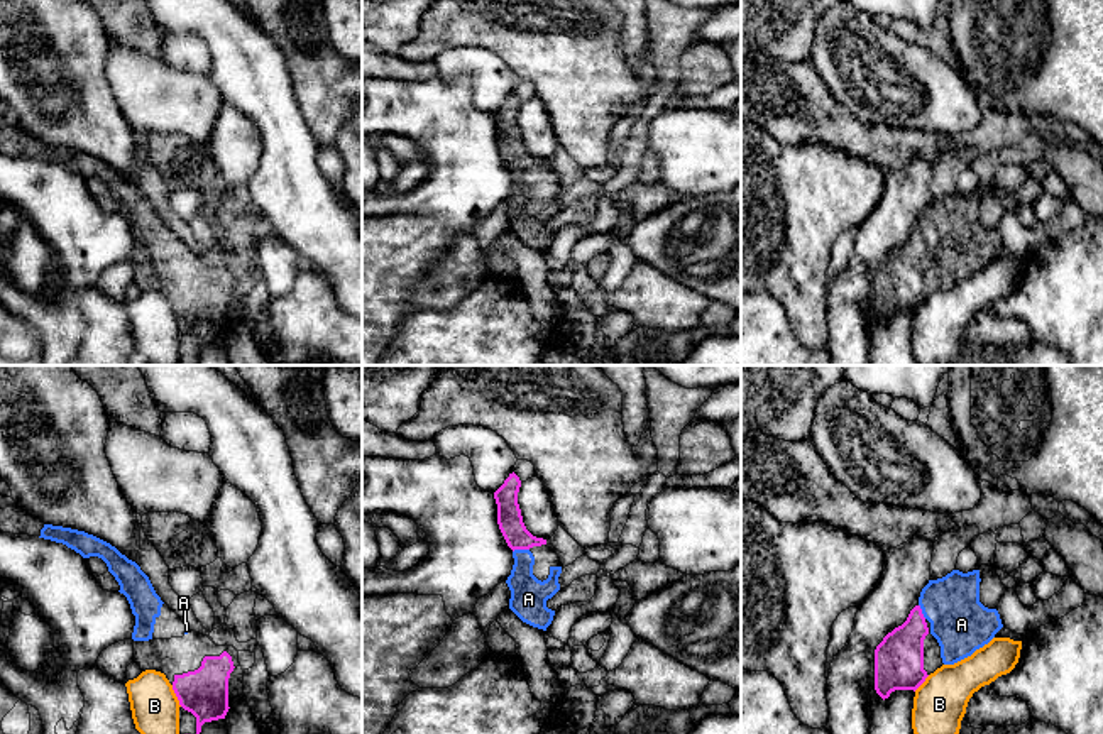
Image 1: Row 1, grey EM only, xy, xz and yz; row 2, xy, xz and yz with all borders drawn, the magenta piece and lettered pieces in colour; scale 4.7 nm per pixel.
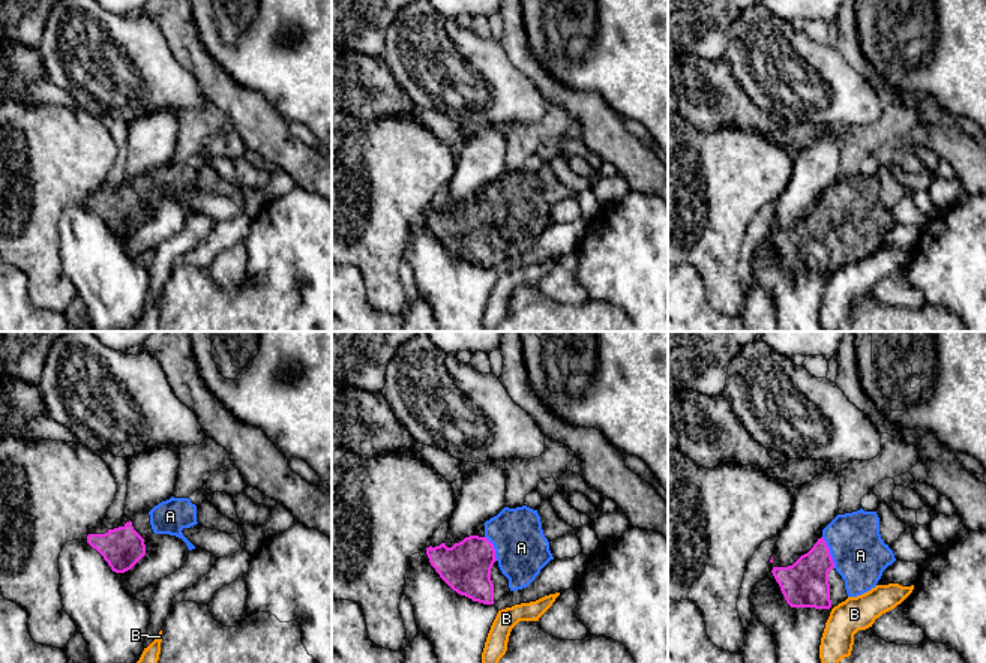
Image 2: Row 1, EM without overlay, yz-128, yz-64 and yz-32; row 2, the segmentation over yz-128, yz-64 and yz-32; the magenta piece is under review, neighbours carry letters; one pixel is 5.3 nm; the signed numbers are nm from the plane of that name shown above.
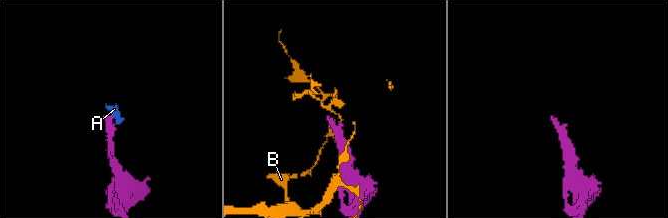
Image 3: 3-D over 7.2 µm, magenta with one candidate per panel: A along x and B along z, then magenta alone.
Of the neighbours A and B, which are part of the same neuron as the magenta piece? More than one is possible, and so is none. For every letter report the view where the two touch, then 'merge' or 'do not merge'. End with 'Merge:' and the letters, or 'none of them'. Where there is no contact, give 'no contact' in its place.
A: contact in xz; merge
B: contact in xy; do not merge
Merge: A

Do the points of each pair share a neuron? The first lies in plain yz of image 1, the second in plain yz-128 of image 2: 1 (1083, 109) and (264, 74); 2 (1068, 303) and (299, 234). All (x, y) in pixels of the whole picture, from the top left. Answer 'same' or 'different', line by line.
1: same
2: same

